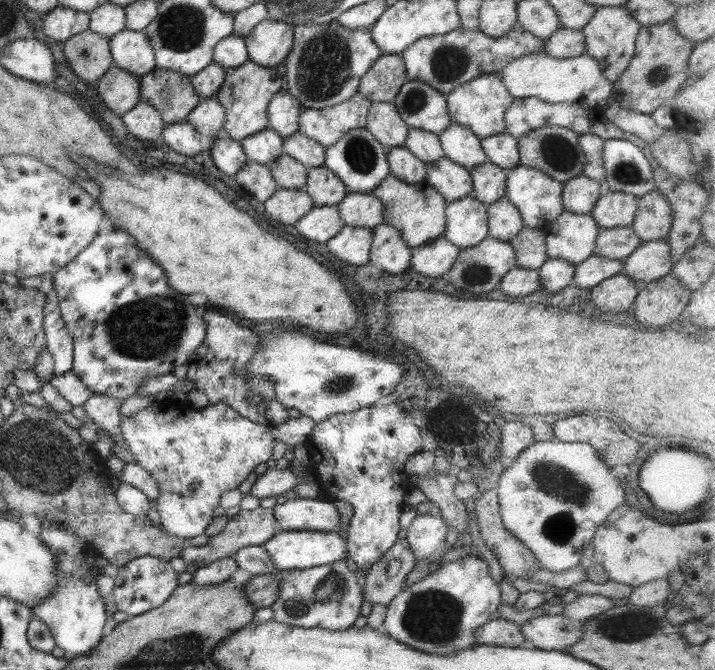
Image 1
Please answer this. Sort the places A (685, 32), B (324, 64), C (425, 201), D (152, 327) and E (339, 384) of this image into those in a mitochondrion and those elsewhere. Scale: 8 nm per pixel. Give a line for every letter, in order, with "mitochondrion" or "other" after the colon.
A: other
B: mitochondrion
C: other
D: mitochondrion
E: mitochondrion

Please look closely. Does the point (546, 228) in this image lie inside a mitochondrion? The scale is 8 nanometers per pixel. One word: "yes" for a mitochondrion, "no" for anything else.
no

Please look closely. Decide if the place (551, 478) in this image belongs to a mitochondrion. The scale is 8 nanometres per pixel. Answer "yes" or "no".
yes

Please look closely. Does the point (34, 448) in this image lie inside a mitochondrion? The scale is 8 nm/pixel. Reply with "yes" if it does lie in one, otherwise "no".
yes

